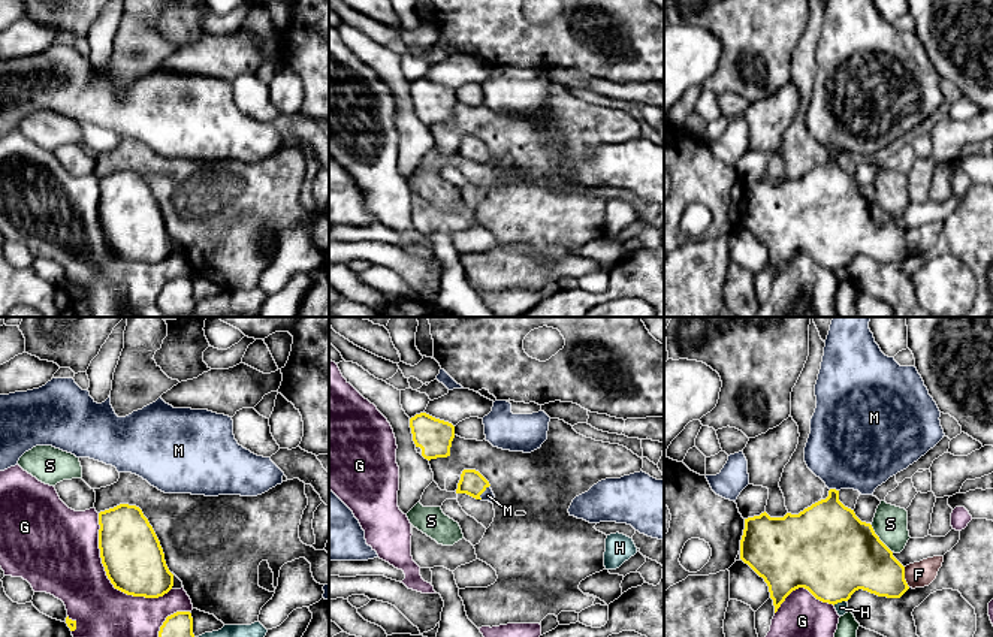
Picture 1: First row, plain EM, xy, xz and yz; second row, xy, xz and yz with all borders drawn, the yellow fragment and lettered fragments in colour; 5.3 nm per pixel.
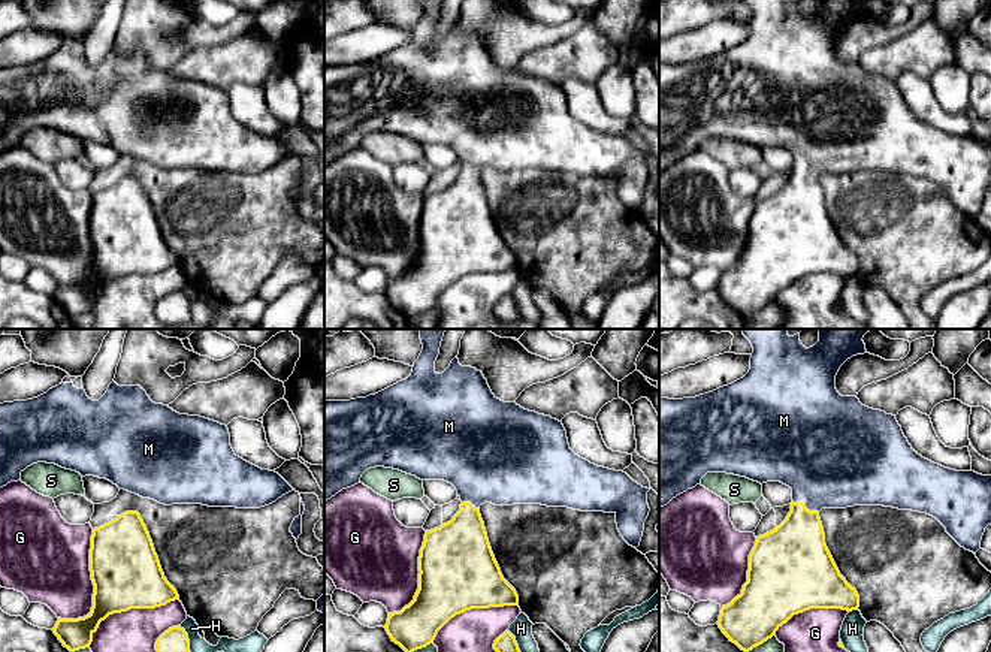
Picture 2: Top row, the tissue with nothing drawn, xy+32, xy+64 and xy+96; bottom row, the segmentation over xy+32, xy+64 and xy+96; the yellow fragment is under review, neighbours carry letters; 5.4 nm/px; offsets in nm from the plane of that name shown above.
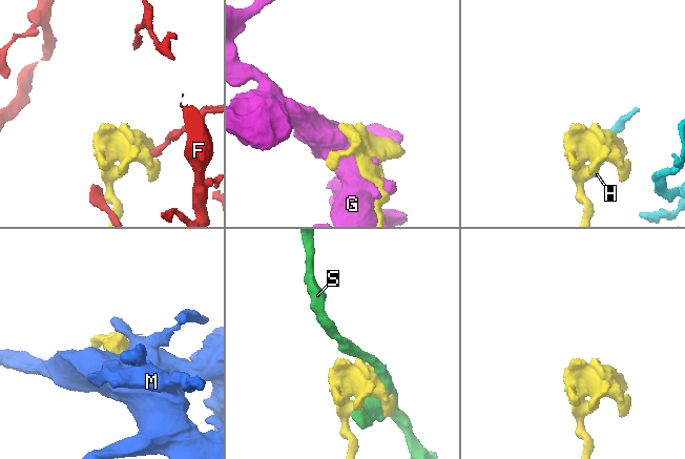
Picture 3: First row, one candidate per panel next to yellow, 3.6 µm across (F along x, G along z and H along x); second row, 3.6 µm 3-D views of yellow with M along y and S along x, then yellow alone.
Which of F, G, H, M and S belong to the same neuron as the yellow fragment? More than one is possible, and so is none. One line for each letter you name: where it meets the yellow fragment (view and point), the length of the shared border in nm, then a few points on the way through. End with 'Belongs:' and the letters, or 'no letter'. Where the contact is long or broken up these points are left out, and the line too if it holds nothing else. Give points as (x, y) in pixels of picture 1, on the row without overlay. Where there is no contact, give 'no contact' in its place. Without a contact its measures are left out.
M: meets yellow in xz at (483, 156); contact 90 nm long; runs through xz (473, 148), (483, 156), (488, 160)
Belongs: M

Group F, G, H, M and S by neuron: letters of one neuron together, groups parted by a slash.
F / G / H / M / S

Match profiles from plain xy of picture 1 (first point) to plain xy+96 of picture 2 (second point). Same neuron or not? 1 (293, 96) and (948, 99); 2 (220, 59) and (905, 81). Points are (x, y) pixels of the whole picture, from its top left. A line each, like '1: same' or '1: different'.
1: same
2: different

